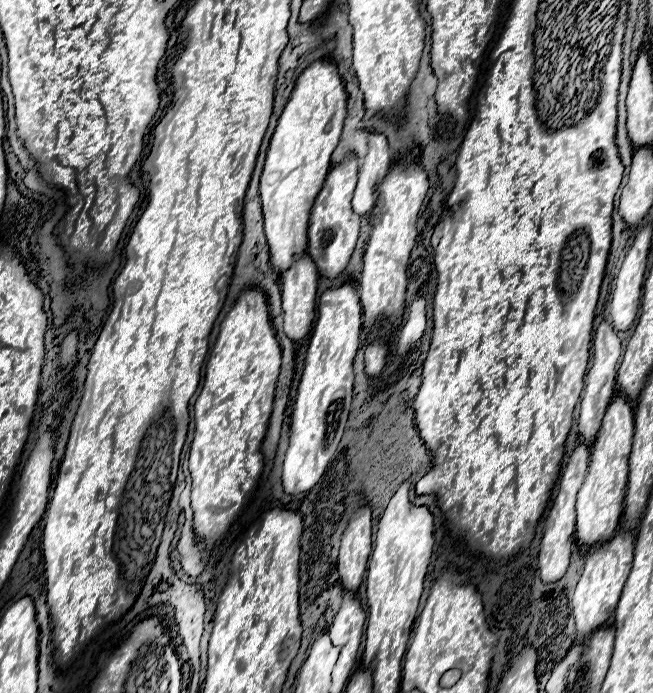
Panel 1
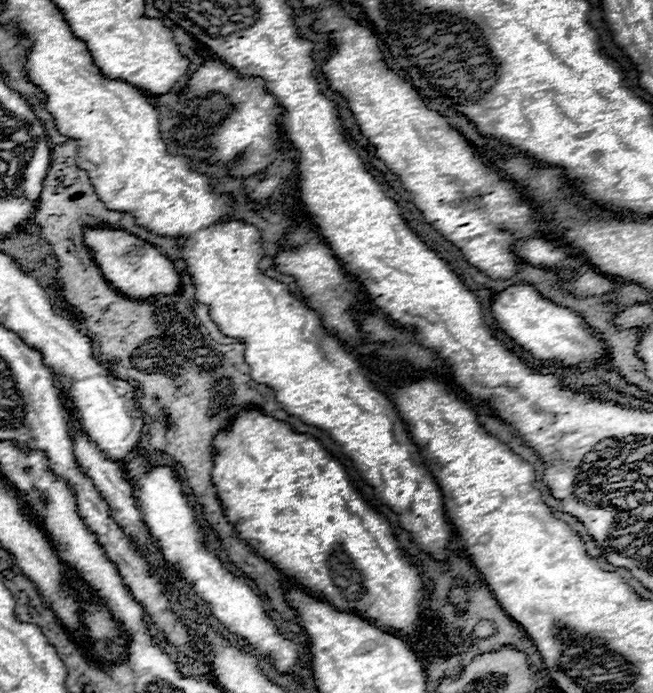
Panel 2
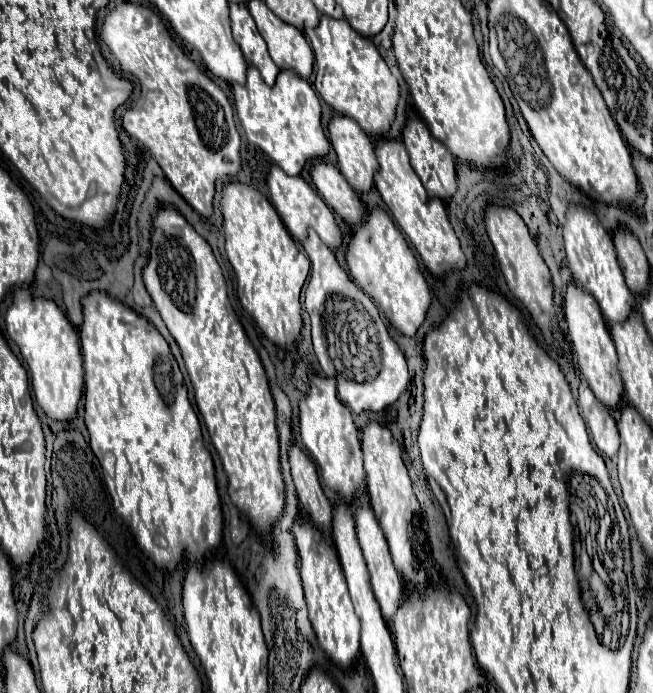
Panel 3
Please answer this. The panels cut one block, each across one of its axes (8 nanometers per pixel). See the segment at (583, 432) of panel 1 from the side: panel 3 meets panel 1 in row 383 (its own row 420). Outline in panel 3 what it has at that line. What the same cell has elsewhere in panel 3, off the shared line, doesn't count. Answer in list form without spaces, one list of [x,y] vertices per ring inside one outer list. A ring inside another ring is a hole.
[[[582,380],[582,384],[580,384],[578,406],[580,406],[582,414],[584,414],[586,428],[588,428],[590,436],[592,436],[596,448],[602,454],[606,454],[608,458],[614,458],[618,448],[620,448],[616,420],[612,418],[610,410],[594,396],[594,392],[590,390],[586,380]]]

